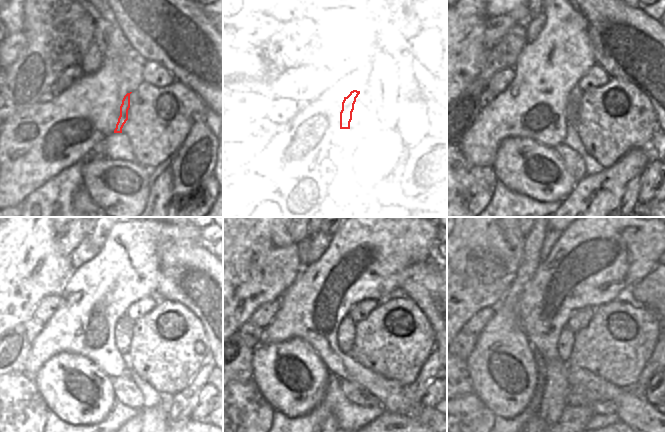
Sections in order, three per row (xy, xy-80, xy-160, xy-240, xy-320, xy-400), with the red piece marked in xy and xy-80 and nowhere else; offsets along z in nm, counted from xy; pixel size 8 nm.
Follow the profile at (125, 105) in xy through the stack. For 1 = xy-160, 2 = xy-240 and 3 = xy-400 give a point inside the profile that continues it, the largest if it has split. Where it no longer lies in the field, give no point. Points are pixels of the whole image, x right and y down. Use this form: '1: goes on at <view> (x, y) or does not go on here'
1: goes on at xy-160 (573, 101)
2: goes on at xy-240 (123, 330)
3: goes on at xy-400 (566, 339)

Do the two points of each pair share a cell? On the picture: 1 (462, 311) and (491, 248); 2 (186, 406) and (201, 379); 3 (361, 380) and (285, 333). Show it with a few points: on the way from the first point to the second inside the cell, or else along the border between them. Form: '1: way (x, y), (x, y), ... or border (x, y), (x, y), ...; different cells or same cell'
1: way (462, 295), (462, 277), (475, 264); same cell
2: way (187, 399), (195, 386); same cell
3: way (342, 364), (310, 332), (304, 332); same cell

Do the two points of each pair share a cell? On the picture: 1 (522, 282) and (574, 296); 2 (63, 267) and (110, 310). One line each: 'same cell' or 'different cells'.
1: different cells
2: different cells

